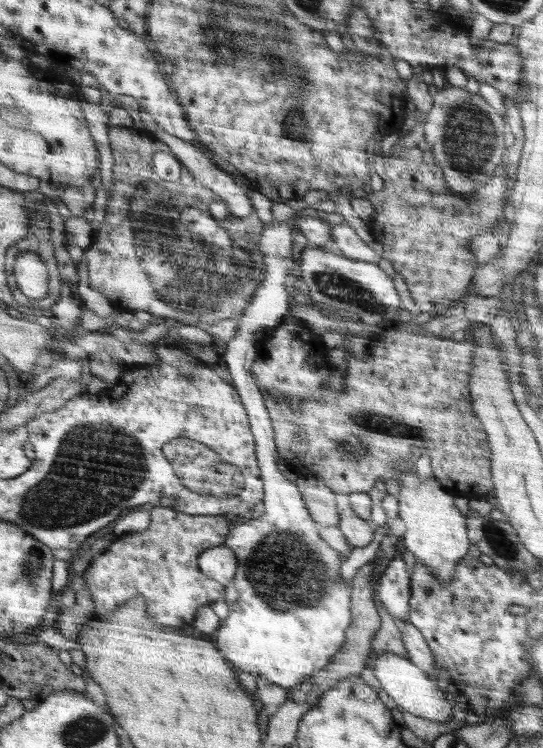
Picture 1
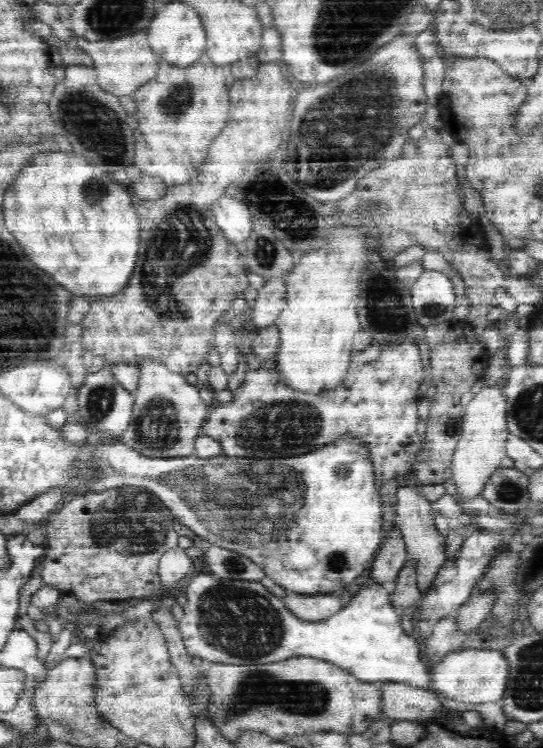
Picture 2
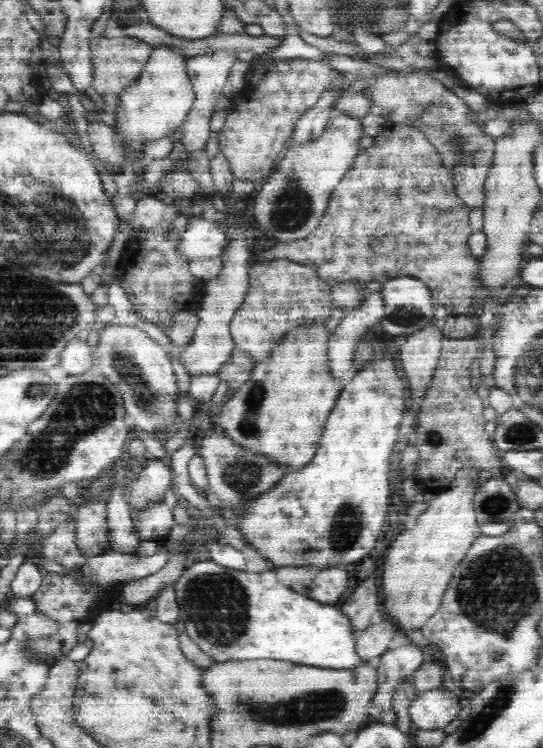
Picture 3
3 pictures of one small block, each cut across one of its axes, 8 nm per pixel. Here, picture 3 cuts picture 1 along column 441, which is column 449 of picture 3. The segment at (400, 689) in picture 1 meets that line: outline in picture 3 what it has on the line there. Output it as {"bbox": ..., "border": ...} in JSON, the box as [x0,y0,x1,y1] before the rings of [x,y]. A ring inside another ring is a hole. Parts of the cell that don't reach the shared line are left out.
{"bbox":[409,687,460,730],"border":[[[434,687],[422,691],[409,706],[414,730],[442,729],[460,714],[460,698],[448,690]]]}

